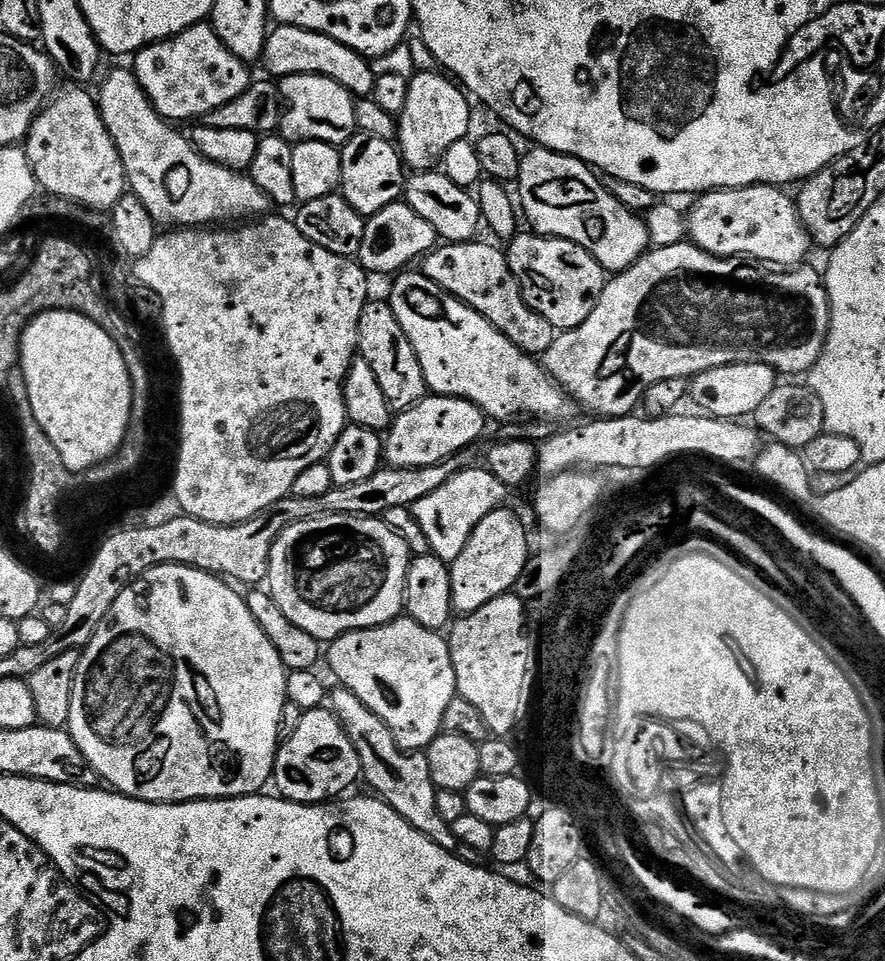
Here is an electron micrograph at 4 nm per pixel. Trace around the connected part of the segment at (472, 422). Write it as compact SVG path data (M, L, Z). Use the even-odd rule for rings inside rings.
M425 395L417 404L395 413L382 440L383 459L390 468L434 466L455 452L471 449L471 444L483 434L484 423L484 412L474 402L457 396Z

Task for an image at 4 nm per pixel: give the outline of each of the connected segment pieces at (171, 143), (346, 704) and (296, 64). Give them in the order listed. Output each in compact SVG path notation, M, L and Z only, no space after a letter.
M127 67L114 69L104 81L102 80L99 81L101 84L100 92L98 91L98 107L102 114L102 122L110 138L114 138L114 146L124 163L124 175L131 195L137 196L142 206L150 210L157 225L175 226L180 230L197 226L216 226L221 222L260 218L269 211L270 201L254 186L251 175L210 162L193 146L185 133L183 136L182 133L175 132L172 129L175 127L153 110L142 86L136 81L136 75Z
M336 686L333 692L331 689L327 693L326 704L338 718L342 730L346 730L354 750L358 750L363 779L368 779L369 786L373 788L369 789L384 803L389 804L403 820L410 822L410 826L414 826L422 834L426 834L426 838L442 846L442 850L456 852L458 845L452 833L452 825L438 818L437 786L430 778L427 755L413 754L401 748L386 722L382 722L382 718L378 718L378 714L374 714L370 706L366 706L366 702L362 702L362 698L358 698L358 694L354 694L350 689L343 686Z
M289 24L277 25L269 31L260 64L266 68L267 75L278 80L298 74L330 78L358 98L371 97L373 86L376 84L376 76L367 57L358 55L356 51L350 50L348 46L343 46L328 35L306 31L305 28Z

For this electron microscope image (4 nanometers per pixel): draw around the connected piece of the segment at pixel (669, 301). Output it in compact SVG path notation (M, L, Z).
M691 242L652 248L640 259L635 260L627 270L615 273L605 283L594 310L590 310L590 318L586 318L582 326L561 331L557 335L550 350L544 352L542 367L575 403L577 400L586 411L592 412L588 414L596 418L627 416L637 407L643 397L643 392L655 383L664 382L666 379L691 378L706 370L714 370L718 366L727 364L765 364L776 369L777 373L789 372L792 375L789 377L799 377L796 376L799 372L800 375L806 374L814 366L814 362L818 362L824 344L828 340L828 323L830 322L828 291L824 288L824 277L819 271L815 272L814 269L808 267L797 266L787 270L777 270L775 267L765 266L760 262L749 262L738 256L715 256Z

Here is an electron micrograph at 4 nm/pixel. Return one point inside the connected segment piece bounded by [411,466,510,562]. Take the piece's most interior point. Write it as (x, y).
(448, 517)

